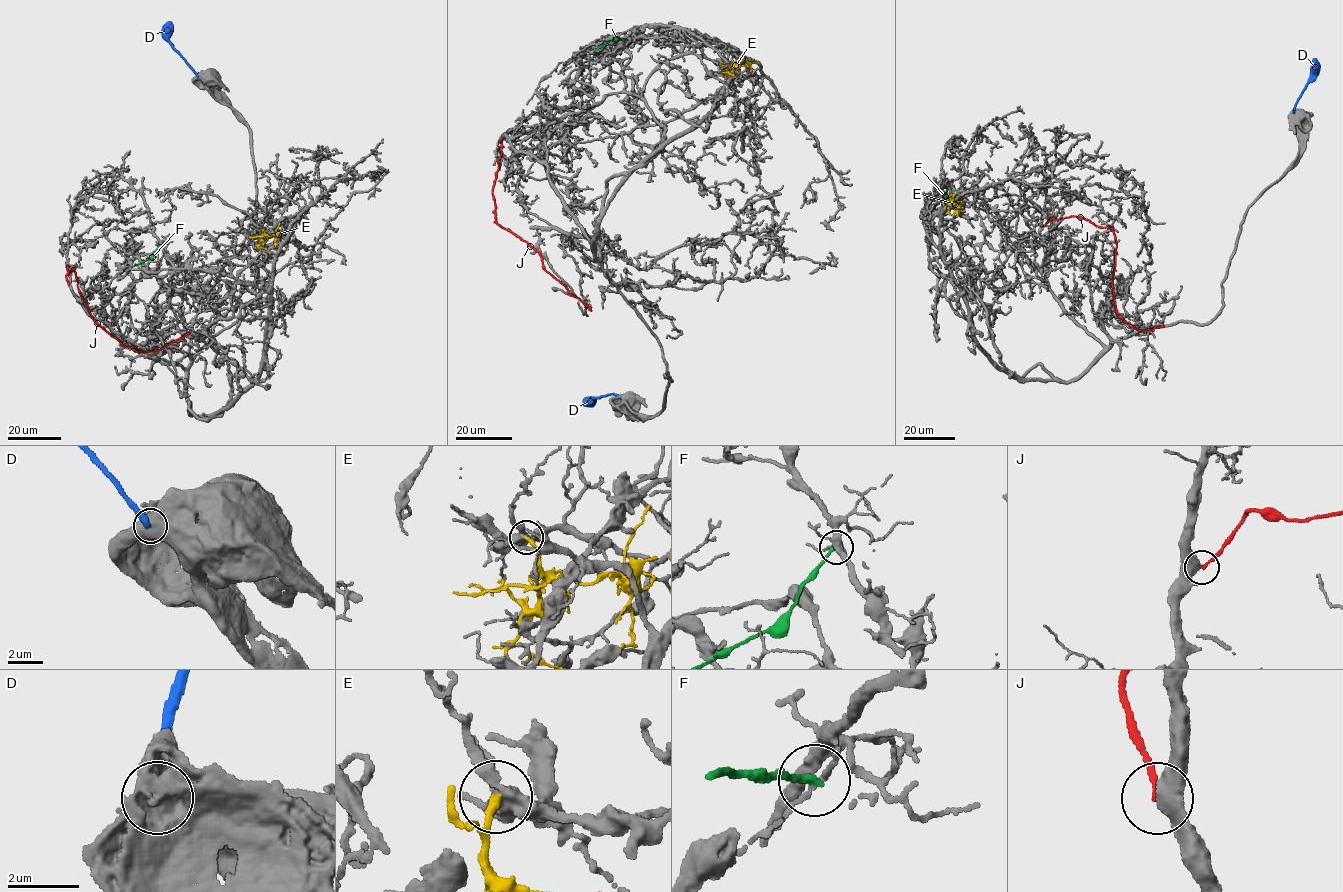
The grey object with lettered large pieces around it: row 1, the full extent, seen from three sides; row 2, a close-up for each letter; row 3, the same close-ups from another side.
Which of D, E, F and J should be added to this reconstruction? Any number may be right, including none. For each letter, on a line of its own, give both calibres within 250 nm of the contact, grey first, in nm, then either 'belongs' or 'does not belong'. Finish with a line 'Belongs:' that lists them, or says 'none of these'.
D: 950/240 nm | does not belong
E: 460/200 nm | does not belong
F: 140/180 nm | does not belong
J: 600/150 nm | does not belong
Belongs: none of these

